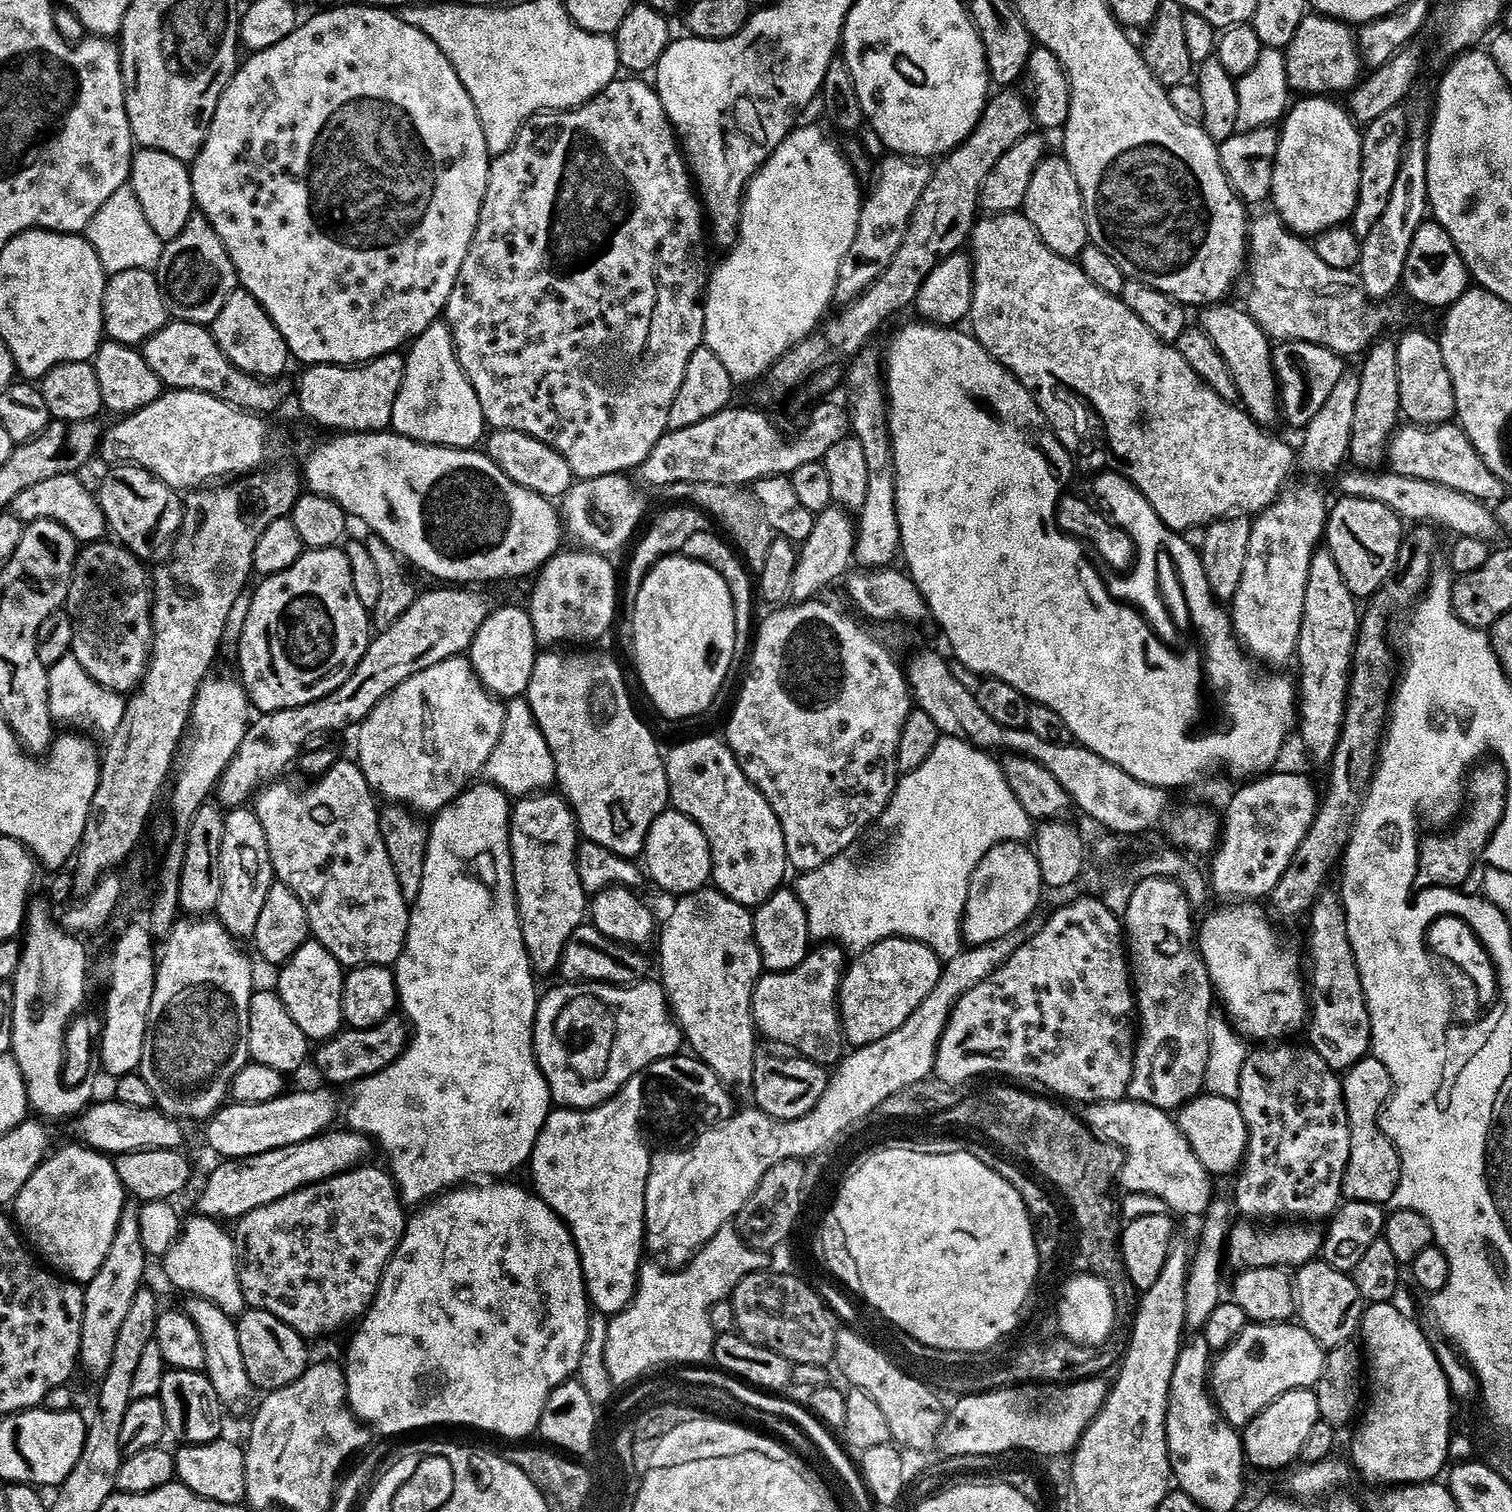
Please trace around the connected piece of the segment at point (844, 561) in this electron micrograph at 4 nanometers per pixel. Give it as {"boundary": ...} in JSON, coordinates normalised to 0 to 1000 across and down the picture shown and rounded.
{"boundary":[[[555,335],[547,336],[539,343],[538,349],[536,351],[536,356],[528,360],[527,374],[524,380],[524,385],[521,396],[524,399],[533,399],[540,396],[542,392],[545,392],[552,384],[558,384],[564,375],[566,370],[565,343]]]}

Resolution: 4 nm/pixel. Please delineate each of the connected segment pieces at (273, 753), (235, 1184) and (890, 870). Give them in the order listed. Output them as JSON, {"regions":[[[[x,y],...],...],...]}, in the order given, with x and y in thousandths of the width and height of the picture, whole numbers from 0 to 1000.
{"regions":[[[[286,388],[284,392],[278,391],[275,395],[274,401],[261,411],[255,418],[251,419],[247,423],[246,427],[242,430],[239,438],[229,448],[229,451],[224,456],[221,456],[216,462],[210,464],[205,464],[202,467],[197,467],[192,470],[184,470],[170,473],[165,478],[163,488],[160,488],[160,493],[157,493],[157,497],[151,507],[149,507],[145,518],[143,519],[142,526],[145,534],[148,536],[162,534],[169,527],[173,521],[183,517],[187,511],[195,506],[202,497],[203,491],[206,487],[212,487],[214,484],[225,484],[227,481],[235,482],[240,479],[245,471],[253,464],[266,451],[274,448],[274,446],[279,446],[279,443],[284,443],[284,440],[290,440],[290,438],[295,438],[298,434],[306,434],[310,431],[319,415],[319,411],[325,407],[327,399],[322,394],[322,391],[313,390],[310,388]]],[[[232,747],[222,748],[212,749],[211,751],[205,753],[202,755],[197,755],[194,758],[187,758],[184,761],[179,761],[176,763],[163,765],[159,767],[151,766],[146,769],[146,771],[138,776],[138,781],[136,782],[135,786],[132,788],[132,804],[142,806],[146,808],[151,808],[148,807],[157,808],[163,803],[165,803],[173,798],[179,798],[187,792],[196,790],[208,783],[212,783],[214,780],[220,780],[228,775],[231,775],[234,772],[239,772],[243,768],[241,767],[245,762],[247,762],[247,755],[244,754],[239,749]]],[[[630,487],[622,488],[620,493],[618,493],[618,499],[615,499],[615,501],[612,501],[612,504],[610,504],[610,507],[607,507],[607,509],[599,511],[595,514],[590,529],[586,533],[581,545],[581,547],[585,547],[590,552],[583,566],[579,566],[577,569],[571,569],[568,571],[567,569],[563,569],[563,565],[559,565],[546,570],[546,573],[541,573],[541,575],[530,577],[526,580],[527,582],[525,589],[533,602],[535,620],[540,623],[550,623],[557,625],[559,630],[561,631],[572,630],[584,622],[591,620],[606,622],[612,626],[615,626],[615,628],[618,628],[618,631],[623,636],[634,634],[634,631],[637,630],[639,626],[638,603],[639,602],[639,594],[642,589],[642,581],[644,578],[647,570],[649,570],[649,567],[652,567],[652,565],[655,565],[655,562],[657,562],[657,560],[665,557],[679,556],[684,550],[684,543],[681,541],[681,538],[679,538],[679,536],[676,536],[673,528],[671,528],[671,522],[668,522],[668,517],[665,517],[662,503],[658,499],[650,497],[648,495],[645,495],[644,493],[640,492],[638,489],[634,489]]]]}

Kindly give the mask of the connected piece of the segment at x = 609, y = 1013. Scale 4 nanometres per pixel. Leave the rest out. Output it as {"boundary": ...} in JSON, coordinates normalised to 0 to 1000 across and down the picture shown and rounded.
{"boundary":[[[427,647],[422,651],[388,651],[386,649],[370,649],[368,653],[365,653],[362,657],[356,659],[354,665],[354,678],[352,682],[352,692],[354,694],[354,702],[358,708],[358,710],[362,716],[362,720],[365,724],[366,728],[373,734],[388,734],[395,733],[396,730],[401,729],[405,725],[409,724],[417,716],[417,713],[428,710],[431,704],[435,704],[436,701],[444,701],[448,697],[450,690],[453,690],[452,684],[450,681],[450,678],[447,677],[446,672],[444,671],[444,667],[442,663],[442,658],[439,657],[439,651],[436,649],[432,649]]]}

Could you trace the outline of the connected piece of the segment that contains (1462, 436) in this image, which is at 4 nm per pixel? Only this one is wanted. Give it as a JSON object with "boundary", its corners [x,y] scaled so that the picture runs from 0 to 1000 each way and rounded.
{"boundary":[[[965,280],[951,280],[948,283],[929,282],[918,292],[917,309],[930,316],[940,316],[959,324],[964,324],[976,331],[991,332],[996,327],[996,321],[980,306]]]}

